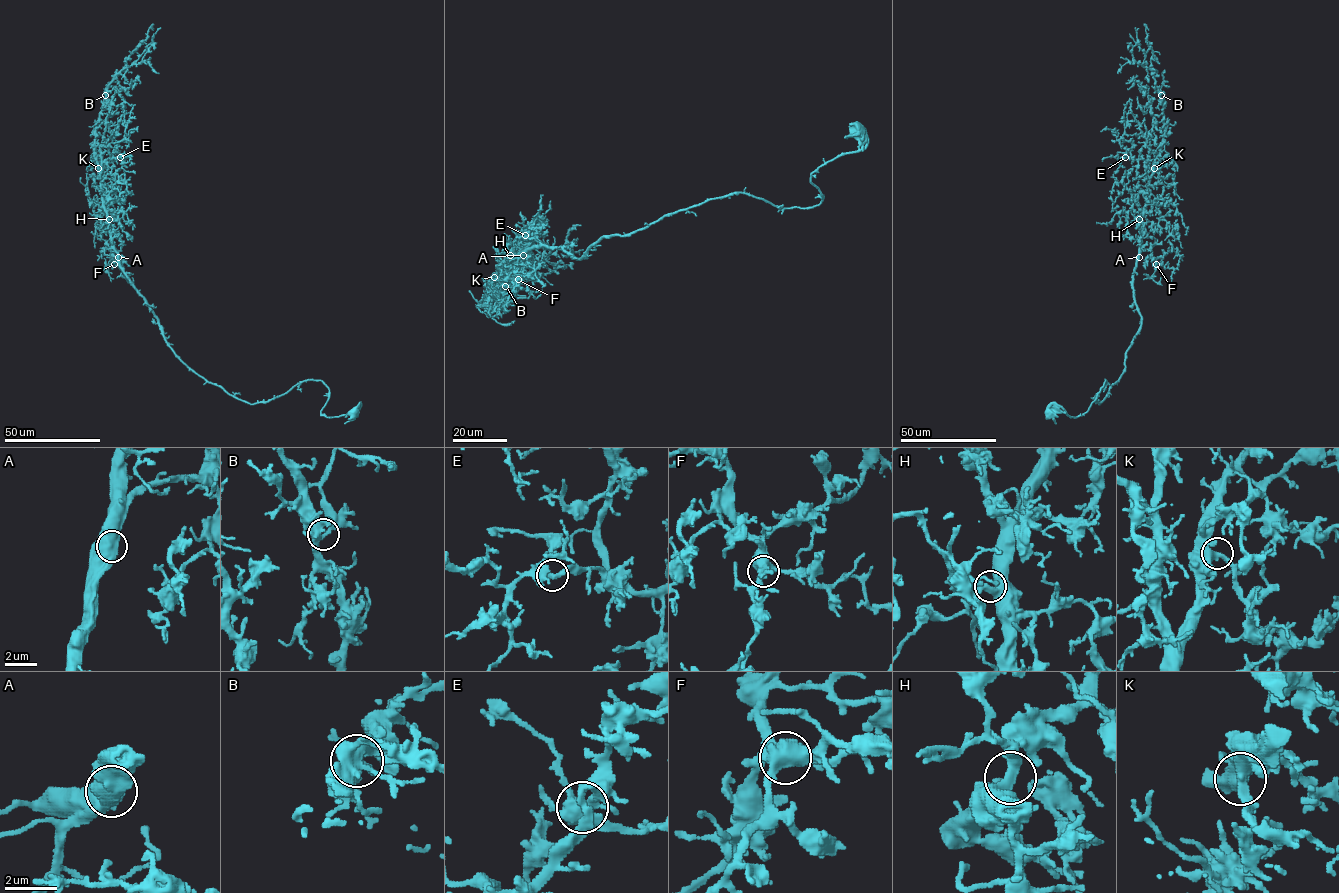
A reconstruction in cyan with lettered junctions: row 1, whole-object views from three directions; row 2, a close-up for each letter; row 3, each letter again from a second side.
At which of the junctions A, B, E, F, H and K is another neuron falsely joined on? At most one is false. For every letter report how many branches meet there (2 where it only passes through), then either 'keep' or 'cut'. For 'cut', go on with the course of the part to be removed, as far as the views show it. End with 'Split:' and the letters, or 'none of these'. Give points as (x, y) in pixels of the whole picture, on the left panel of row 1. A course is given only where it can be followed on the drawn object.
A: branches 1; keep
B: branches 3; keep
E: branches 2; keep
F: branches 3; keep
H: branches 2; keep
K: branches 3; keep
Split: none of these

